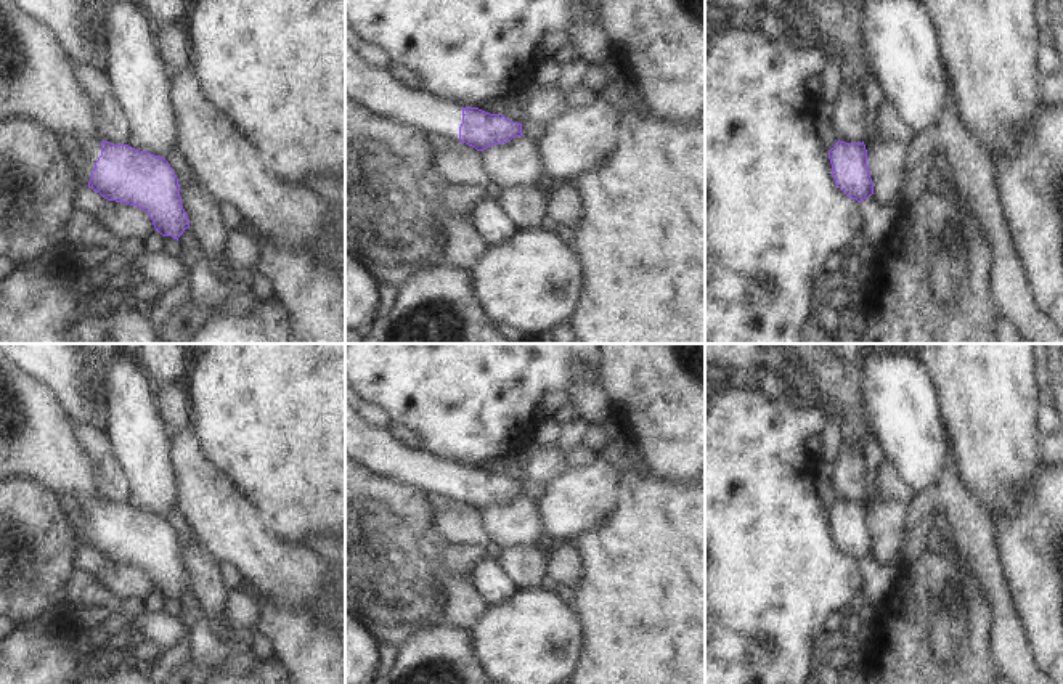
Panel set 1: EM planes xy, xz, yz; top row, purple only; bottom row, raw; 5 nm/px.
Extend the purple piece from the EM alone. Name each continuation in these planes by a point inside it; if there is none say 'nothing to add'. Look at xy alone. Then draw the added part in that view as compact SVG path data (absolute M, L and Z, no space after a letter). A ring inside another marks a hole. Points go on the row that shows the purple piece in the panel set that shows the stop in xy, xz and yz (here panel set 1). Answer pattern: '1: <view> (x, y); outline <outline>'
1: xy (89, 151); outline M98 136L80 140L75 149L77 159L66 157L67 170L75 183L85 186L90 181L95 162L101 156L101 141Z

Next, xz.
1: xz (373, 89); outline M347 43L345 100L424 135L459 141L462 124L462 108L459 104L401 85L390 77L389 69L368 66Z

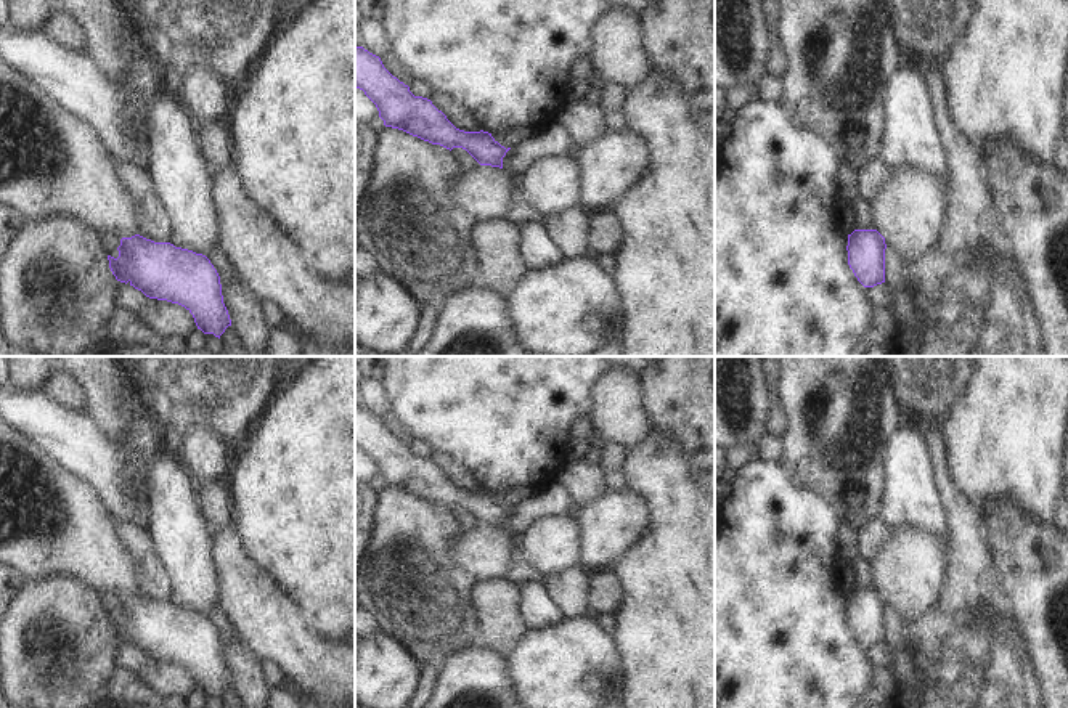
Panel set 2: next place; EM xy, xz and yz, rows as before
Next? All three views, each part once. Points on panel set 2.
nothing to add

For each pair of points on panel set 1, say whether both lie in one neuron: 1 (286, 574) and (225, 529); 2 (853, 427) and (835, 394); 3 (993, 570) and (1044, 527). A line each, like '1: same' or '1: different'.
1: same
2: same
3: different

